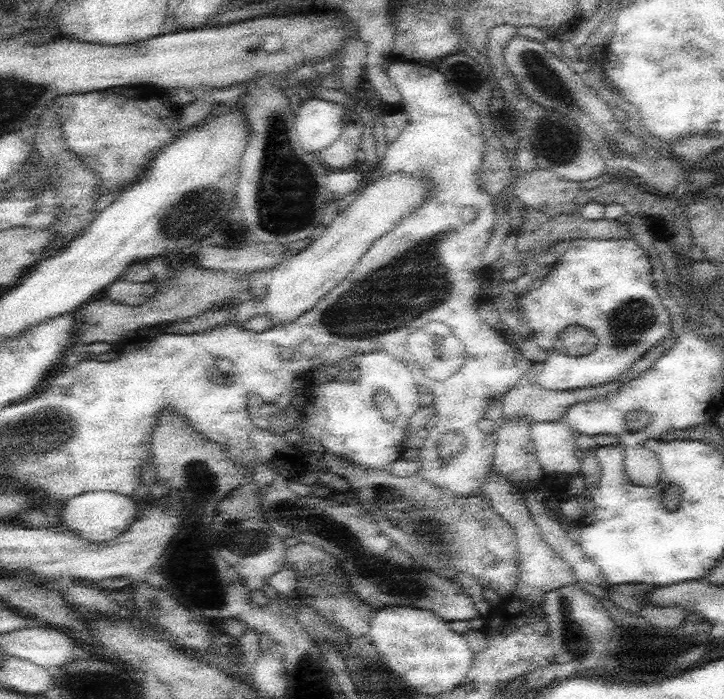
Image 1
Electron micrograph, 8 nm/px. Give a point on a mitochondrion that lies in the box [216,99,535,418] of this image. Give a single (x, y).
(406, 289)

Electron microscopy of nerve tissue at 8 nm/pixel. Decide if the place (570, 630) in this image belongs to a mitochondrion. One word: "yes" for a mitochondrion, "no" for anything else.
yes

